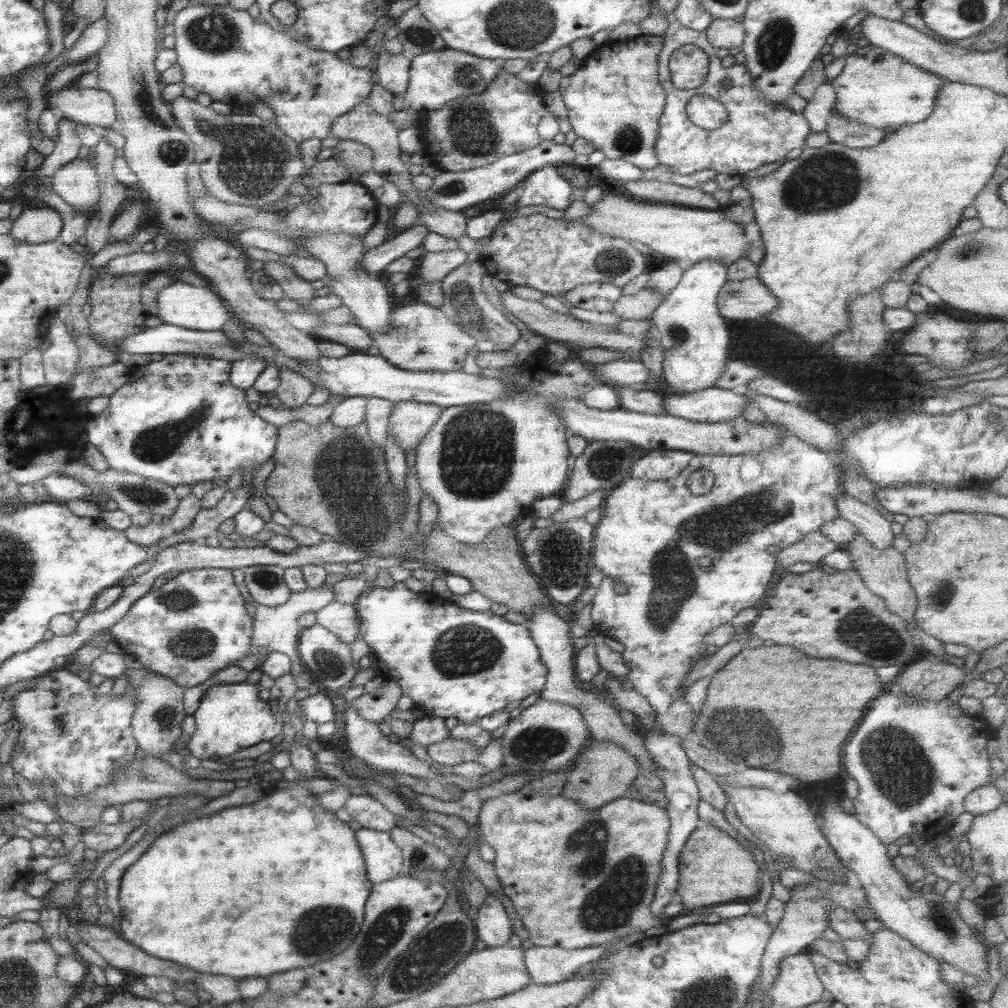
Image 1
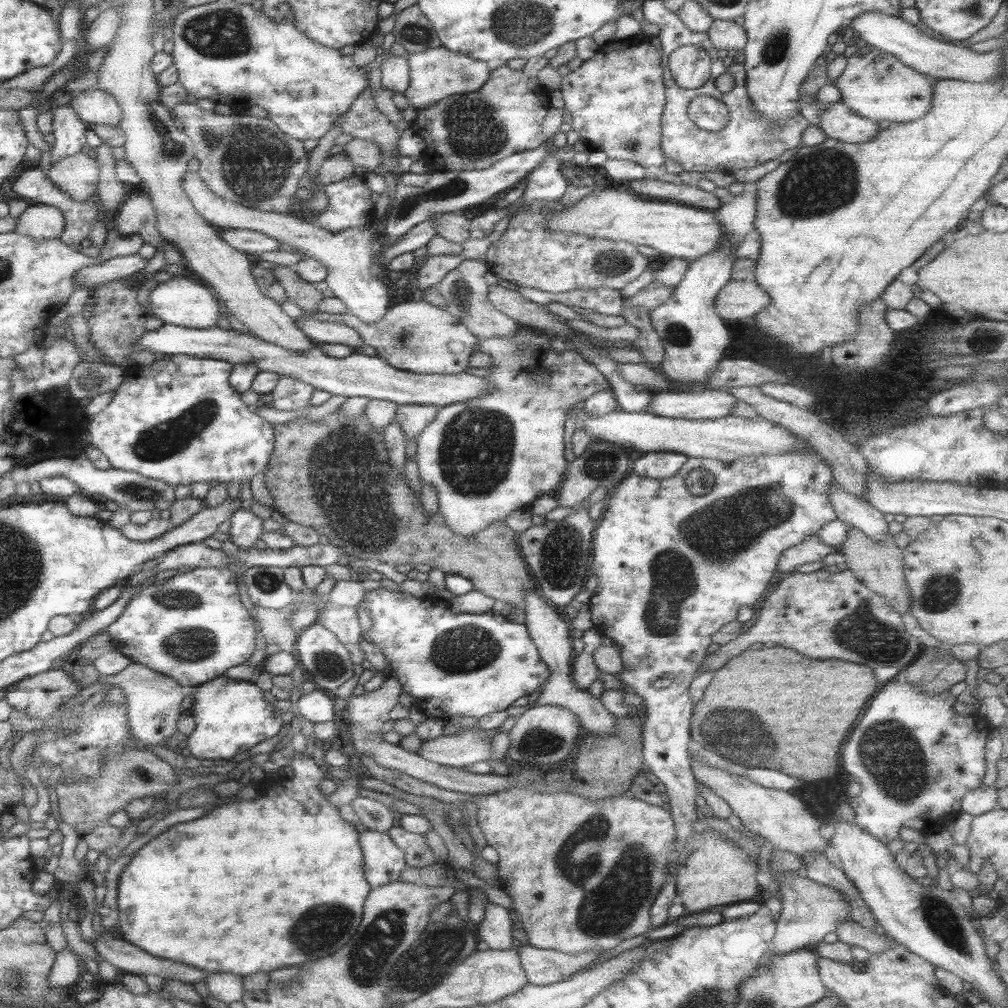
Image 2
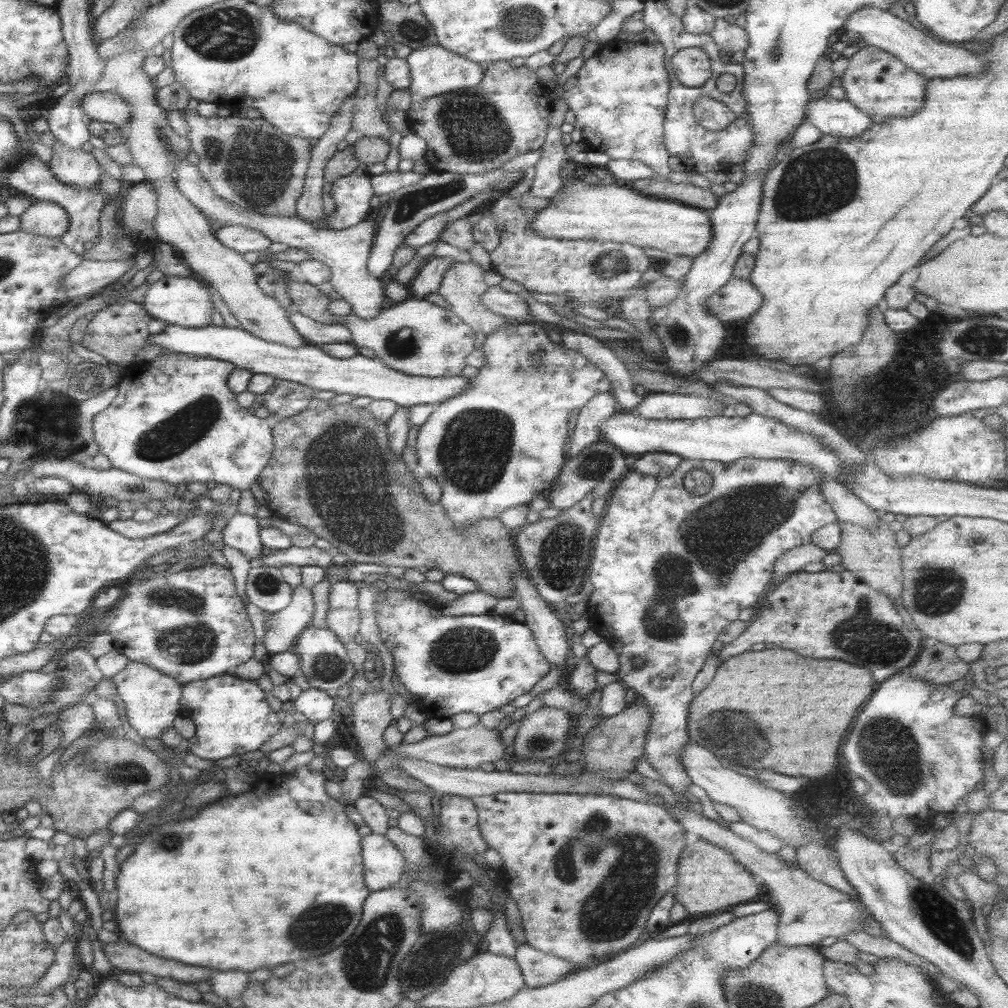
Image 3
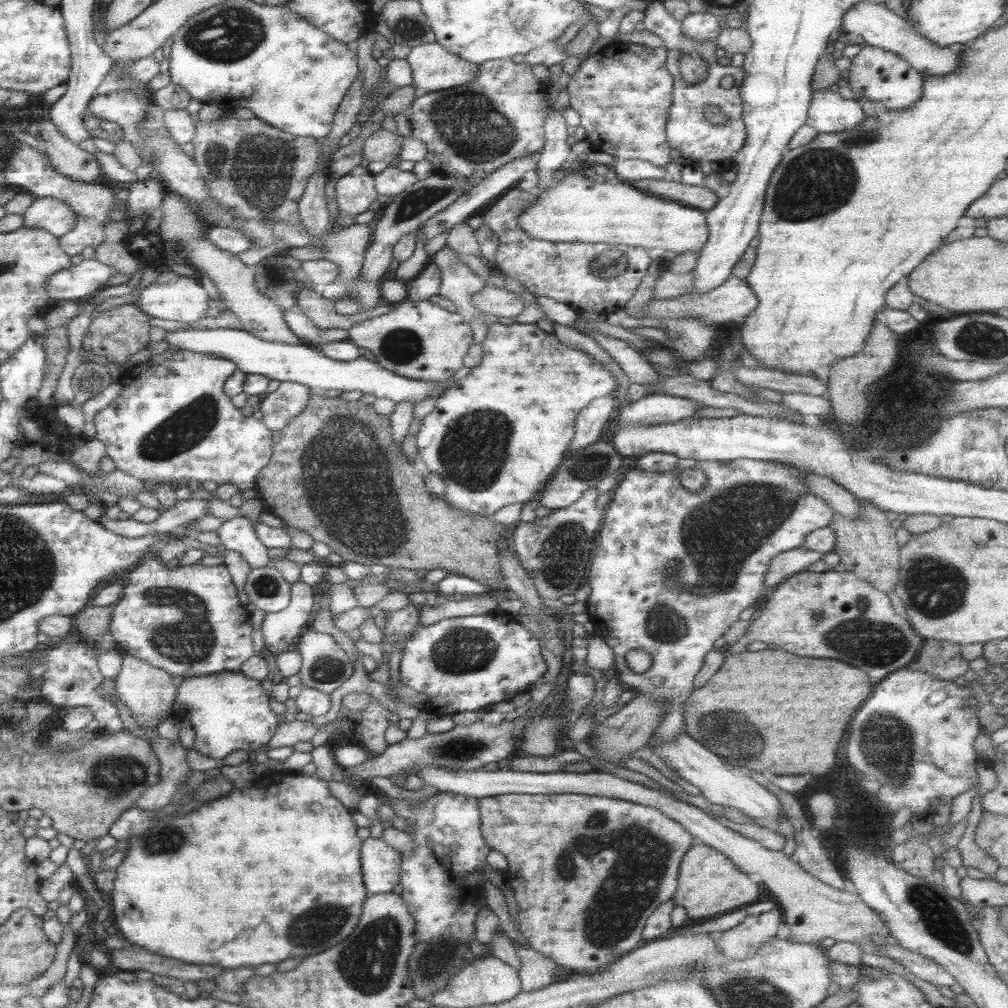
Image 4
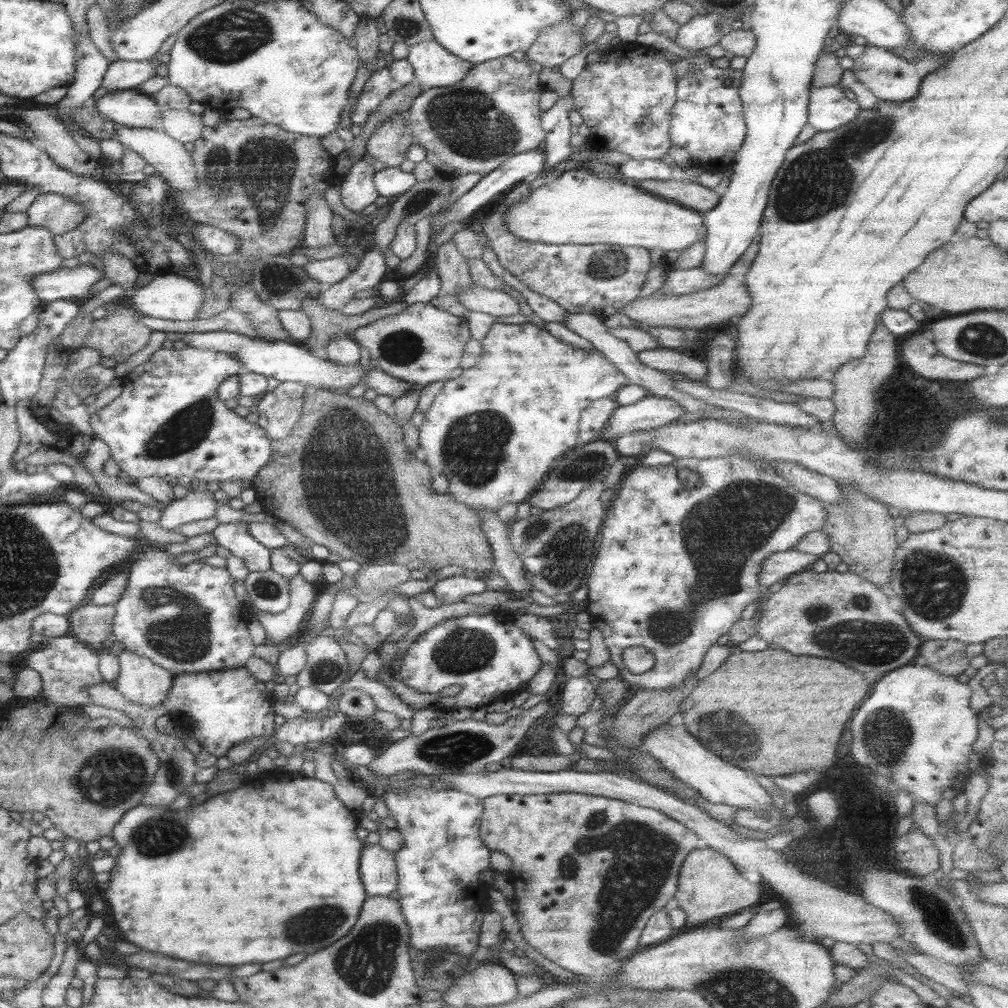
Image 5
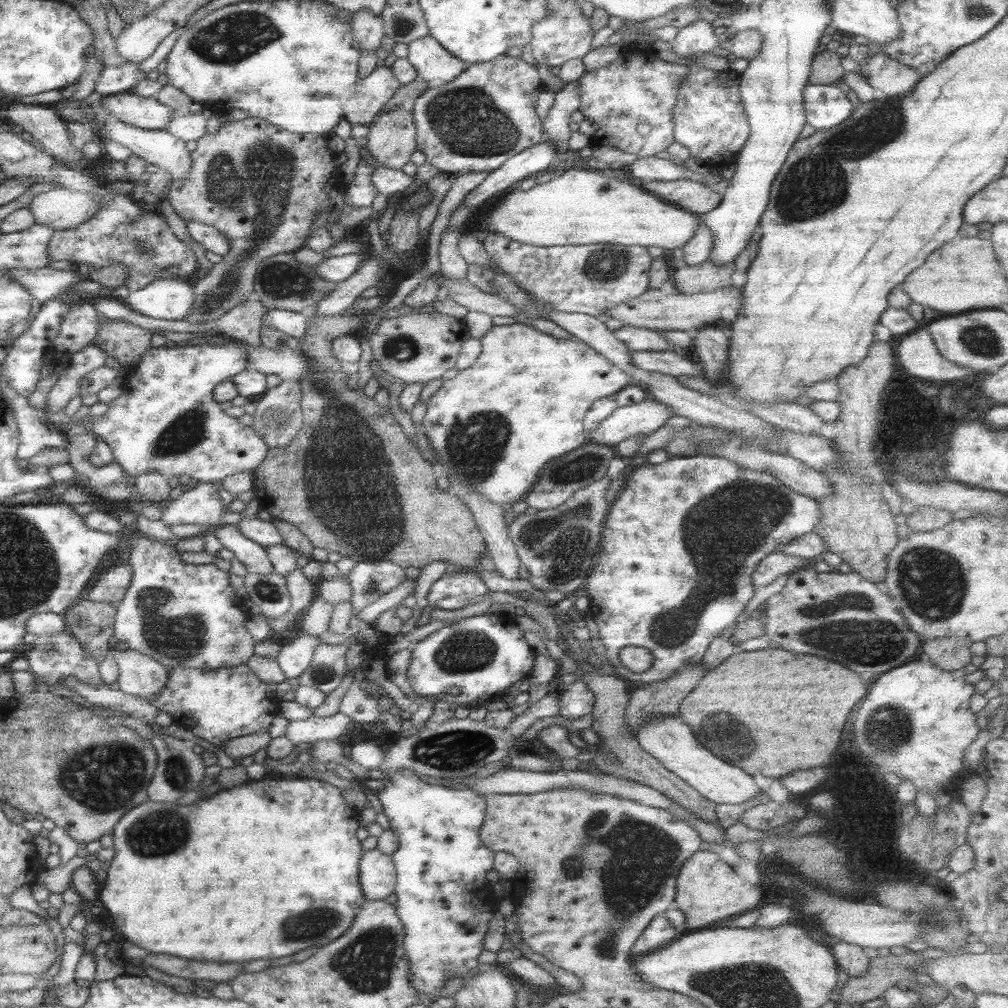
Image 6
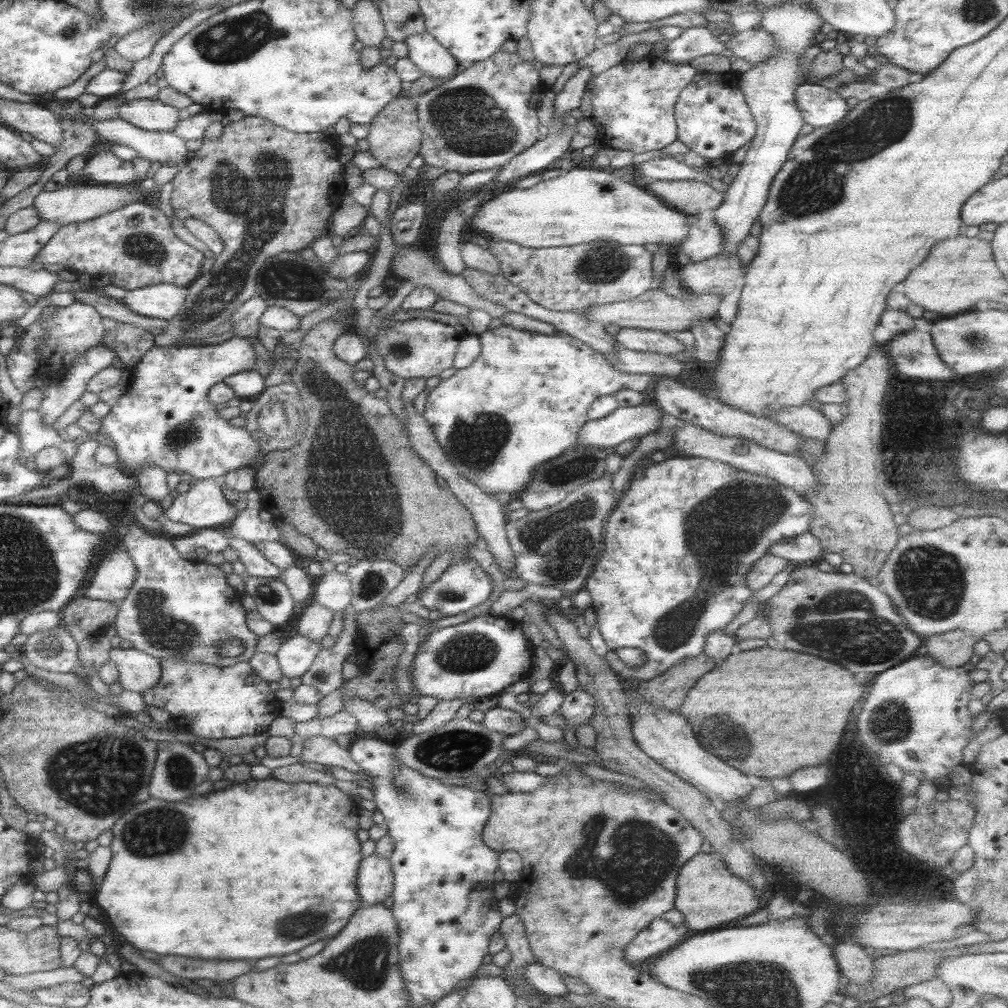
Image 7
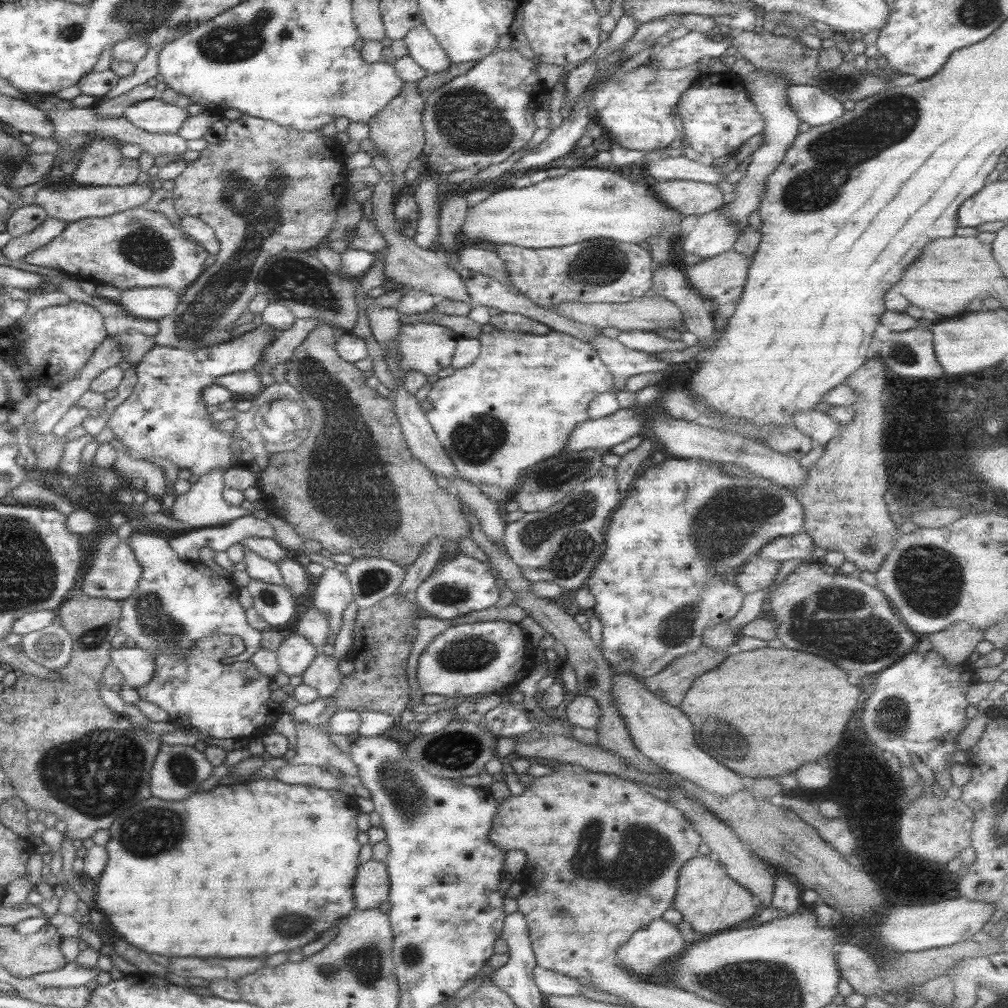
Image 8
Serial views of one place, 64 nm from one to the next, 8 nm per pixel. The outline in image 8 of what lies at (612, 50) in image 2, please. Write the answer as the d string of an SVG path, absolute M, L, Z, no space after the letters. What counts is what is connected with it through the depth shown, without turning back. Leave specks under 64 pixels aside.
M642 64L630 71L624 71L618 68L610 78L600 80L600 84L594 88L593 100L598 115L598 123L606 128L607 138L614 138L615 142L626 148L627 150L640 150L641 152L650 153L650 151L665 149L679 136L673 122L674 115L672 108L680 101L680 96L684 90L688 90L690 86L697 80L698 71L695 66L684 66L676 70L654 70L648 64Z

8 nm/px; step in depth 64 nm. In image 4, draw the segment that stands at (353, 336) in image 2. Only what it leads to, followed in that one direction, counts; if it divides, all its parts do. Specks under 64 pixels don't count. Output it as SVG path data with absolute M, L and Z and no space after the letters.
M297 309L285 310L284 322L300 338L301 343L314 345L317 348L328 342L349 340L348 330L338 330L338 328L320 330L302 311Z

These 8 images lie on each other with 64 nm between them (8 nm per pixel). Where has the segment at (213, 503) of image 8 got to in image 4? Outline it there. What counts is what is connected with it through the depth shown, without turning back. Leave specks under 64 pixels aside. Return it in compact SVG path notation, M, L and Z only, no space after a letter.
M195 493L186 500L181 500L176 505L161 509L157 520L143 523L136 519L108 519L105 515L98 521L106 530L123 536L124 538L140 538L144 535L160 535L175 532L184 524L194 523L199 518L206 516L206 493Z

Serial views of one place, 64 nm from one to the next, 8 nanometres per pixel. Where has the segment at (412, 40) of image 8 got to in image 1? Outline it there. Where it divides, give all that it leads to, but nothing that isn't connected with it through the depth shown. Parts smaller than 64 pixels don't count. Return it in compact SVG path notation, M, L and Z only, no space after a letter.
M450 48L426 51L410 61L409 83L402 94L403 101L406 107L420 113L439 110L454 99L484 93L488 84L494 81L494 77L502 70L500 60L486 60Z

